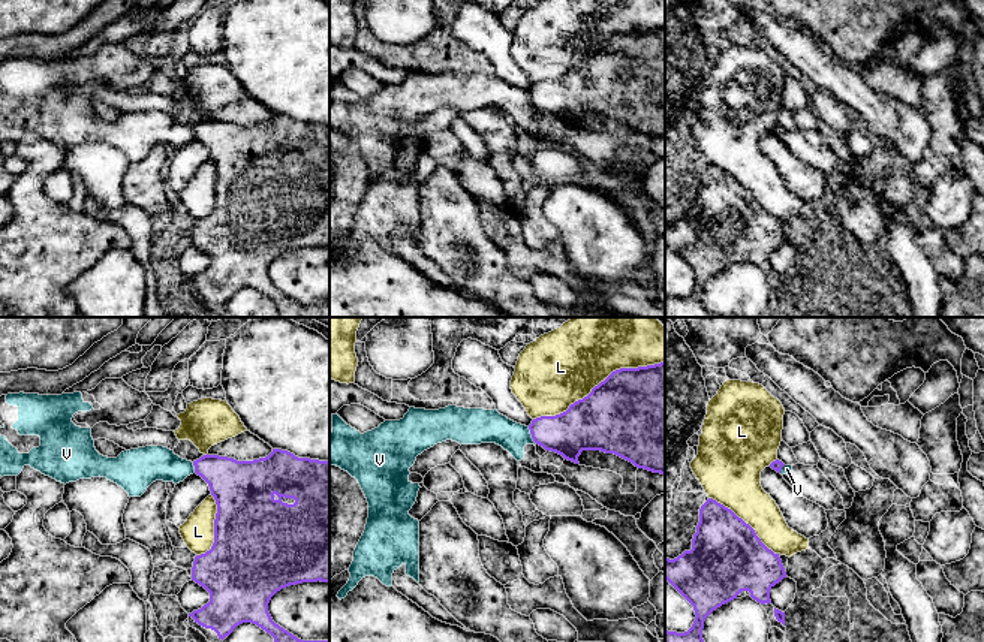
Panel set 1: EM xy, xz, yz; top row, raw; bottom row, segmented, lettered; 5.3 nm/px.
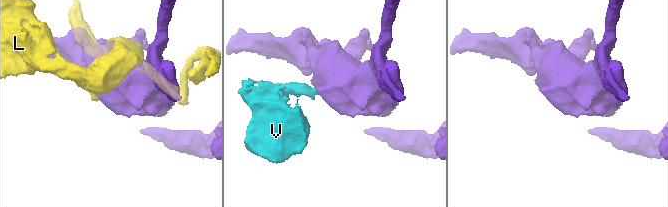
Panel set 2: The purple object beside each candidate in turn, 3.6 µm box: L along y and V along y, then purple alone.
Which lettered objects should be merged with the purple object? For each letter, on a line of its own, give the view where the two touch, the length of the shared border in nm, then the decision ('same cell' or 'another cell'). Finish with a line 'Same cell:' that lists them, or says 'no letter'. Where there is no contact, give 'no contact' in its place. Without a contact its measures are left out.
L: contact in xz; length 750 nm; another cell
V: contact in xz; length 100 nm; another cell
Same cell: no letter

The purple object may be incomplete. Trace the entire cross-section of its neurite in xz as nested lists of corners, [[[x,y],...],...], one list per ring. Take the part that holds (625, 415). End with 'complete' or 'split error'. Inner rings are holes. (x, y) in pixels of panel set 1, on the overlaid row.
[[[665,362],[616,370],[566,412],[536,418],[529,429],[536,444],[575,464],[583,450],[601,450],[665,474]]]; complete

